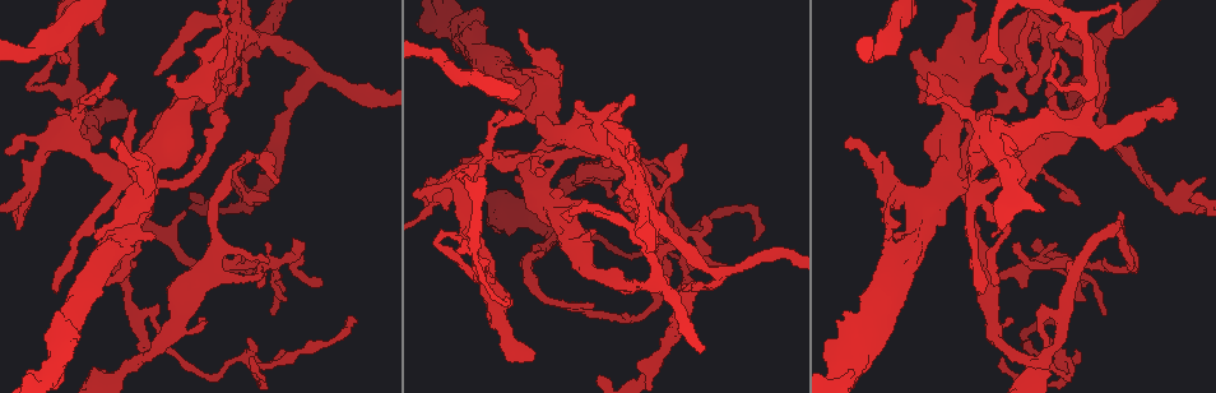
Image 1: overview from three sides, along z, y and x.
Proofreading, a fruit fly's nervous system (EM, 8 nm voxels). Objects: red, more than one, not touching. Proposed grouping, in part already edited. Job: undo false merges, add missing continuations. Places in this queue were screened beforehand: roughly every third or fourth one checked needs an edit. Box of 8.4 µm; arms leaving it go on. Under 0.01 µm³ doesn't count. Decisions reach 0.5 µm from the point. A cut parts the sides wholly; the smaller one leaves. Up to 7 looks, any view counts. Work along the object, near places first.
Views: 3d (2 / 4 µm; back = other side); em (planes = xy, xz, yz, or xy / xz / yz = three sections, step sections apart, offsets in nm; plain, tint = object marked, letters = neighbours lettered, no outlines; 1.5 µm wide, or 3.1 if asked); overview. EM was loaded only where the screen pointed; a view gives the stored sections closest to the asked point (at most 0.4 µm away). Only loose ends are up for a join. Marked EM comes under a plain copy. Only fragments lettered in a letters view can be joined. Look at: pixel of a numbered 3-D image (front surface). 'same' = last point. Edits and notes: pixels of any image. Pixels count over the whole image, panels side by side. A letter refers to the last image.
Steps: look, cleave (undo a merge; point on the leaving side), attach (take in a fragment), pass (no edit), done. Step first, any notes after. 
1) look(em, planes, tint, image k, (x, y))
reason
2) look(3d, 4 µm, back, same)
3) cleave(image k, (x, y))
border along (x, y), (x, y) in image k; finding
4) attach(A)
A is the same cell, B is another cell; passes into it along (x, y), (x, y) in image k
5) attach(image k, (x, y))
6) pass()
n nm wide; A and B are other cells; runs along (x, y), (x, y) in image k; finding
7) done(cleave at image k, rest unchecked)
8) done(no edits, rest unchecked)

look(em, xy, step 8, letters, image 1, (111, 139))
branch stops here

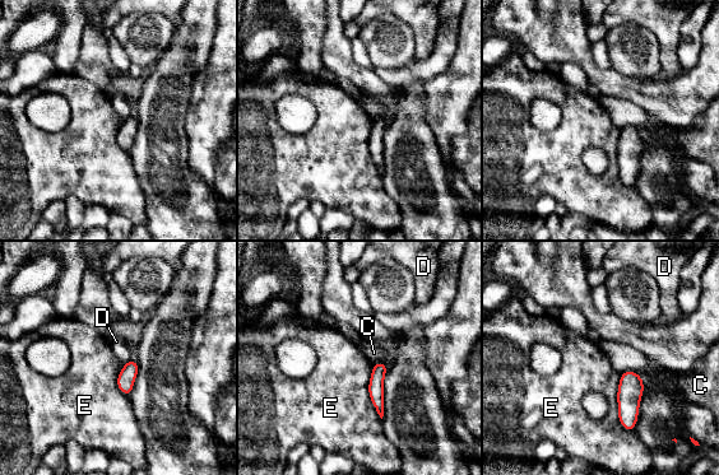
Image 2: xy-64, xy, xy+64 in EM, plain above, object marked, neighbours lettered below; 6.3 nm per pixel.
pass()
C, D and E are other cells; no lettered fragment goes on from it

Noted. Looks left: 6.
look(em, planes, letters, image 1, (981, 292))
thin end

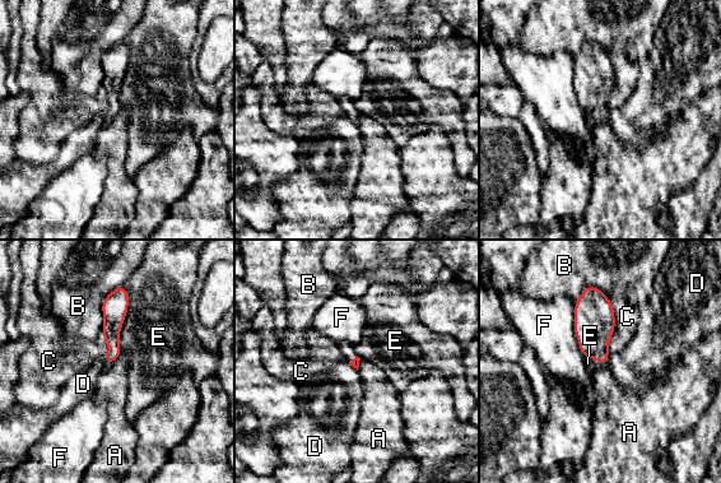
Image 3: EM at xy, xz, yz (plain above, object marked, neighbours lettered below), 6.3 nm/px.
pass()
A, B, C, D, E and F are other cells; runs along (122, 291), (114, 307), (110, 360) in image 3; no lettered fragment goes on from it

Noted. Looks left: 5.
look(3d, 2 µm, image 1, (656, 195))
sharp bend

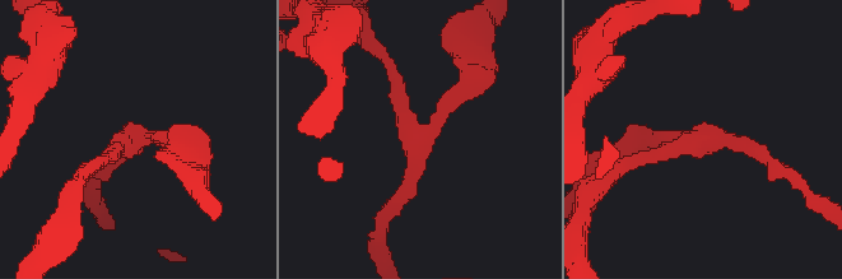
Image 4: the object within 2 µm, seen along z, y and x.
look(em, xz, step 8, tint, image 4, (132, 141))
3 arms

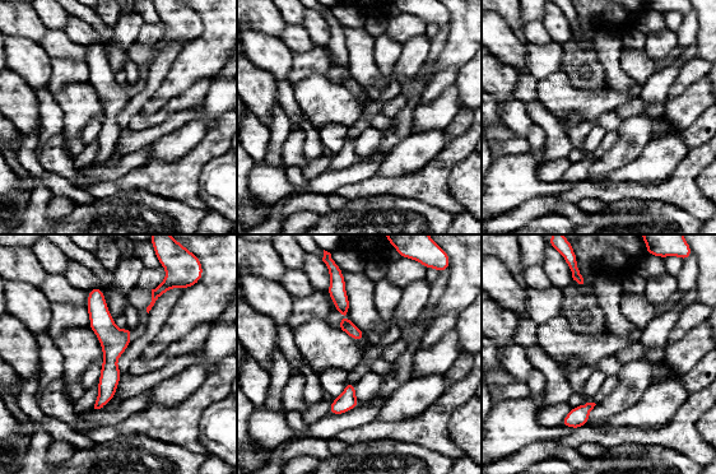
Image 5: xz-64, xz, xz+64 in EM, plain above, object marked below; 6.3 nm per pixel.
look(em, yz, step 4, letters, same)

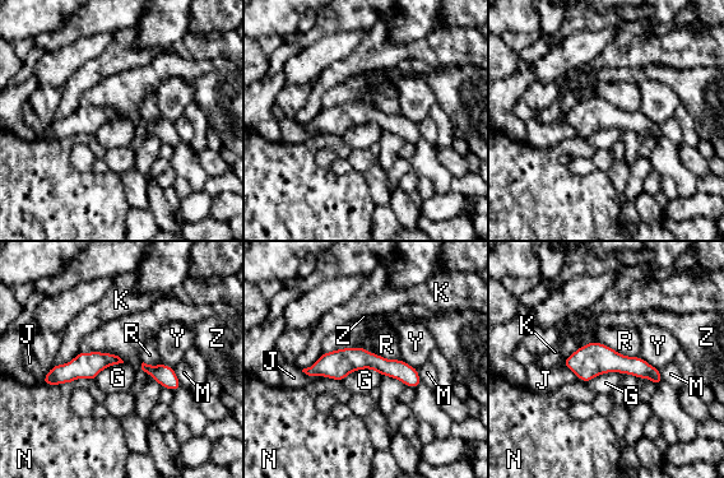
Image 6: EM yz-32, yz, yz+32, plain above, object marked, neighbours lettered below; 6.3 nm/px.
pass()
R touches over 280 nm; G, J, K, M, N, R, Y and Z are other cells; runs along (309, 371), (375, 361), (417, 381) in image 6; all the same neuron

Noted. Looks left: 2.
done(no edits, rest unchecked)

